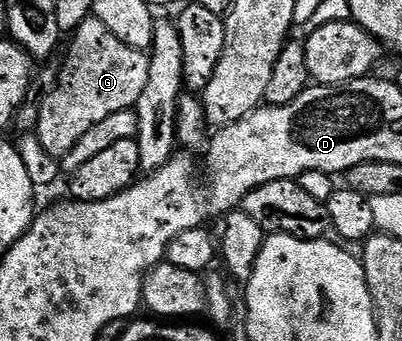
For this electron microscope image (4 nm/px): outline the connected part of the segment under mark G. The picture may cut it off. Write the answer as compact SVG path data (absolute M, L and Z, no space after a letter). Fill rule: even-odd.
M90 16L87 20L83 20L83 24L79 24L77 30L72 31L71 38L73 43L70 44L69 55L65 58L65 70L63 66L56 88L41 105L35 131L39 144L52 158L58 160L71 152L75 144L78 144L91 128L107 120L113 113L133 110L139 96L143 96L143 88L149 75L149 54L123 44L123 40L119 40L119 36L115 36L115 32L111 32L111 28L103 24L103 20Z

